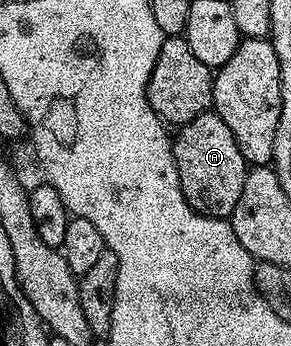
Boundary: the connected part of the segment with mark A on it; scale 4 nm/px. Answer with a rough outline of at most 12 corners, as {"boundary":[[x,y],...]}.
{"boundary":[[215,111],[179,126],[184,197],[231,218],[250,166]]}

